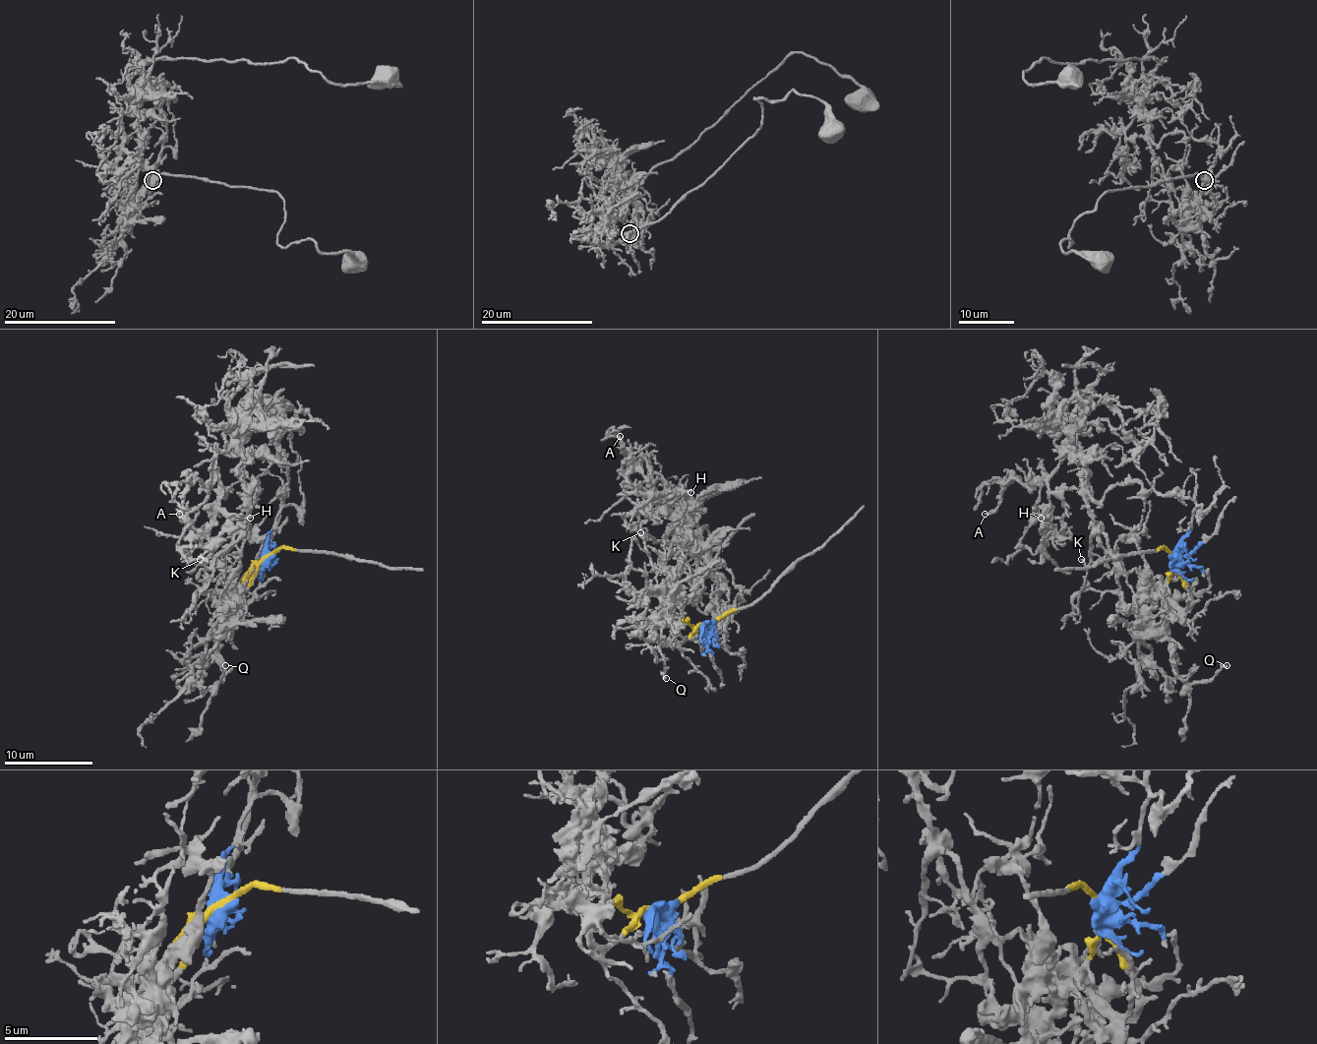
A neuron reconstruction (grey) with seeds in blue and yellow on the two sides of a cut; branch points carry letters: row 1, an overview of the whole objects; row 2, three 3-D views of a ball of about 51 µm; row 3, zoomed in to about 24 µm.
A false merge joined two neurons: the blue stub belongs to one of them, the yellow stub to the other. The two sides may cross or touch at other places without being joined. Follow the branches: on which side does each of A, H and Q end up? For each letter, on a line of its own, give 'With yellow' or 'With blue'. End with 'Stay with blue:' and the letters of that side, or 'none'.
A: With blue
H: With blue
Q: With yellow
Stay with blue: A, H

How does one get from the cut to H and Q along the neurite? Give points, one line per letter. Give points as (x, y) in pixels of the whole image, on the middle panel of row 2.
H: (706, 623), (722, 647), (729, 592), (708, 575), (708, 552), (688, 528), (658, 511), (673, 491), (690, 493)
Q: (706, 623), (690, 625), (682, 619), (665, 623), (660, 619), (660, 654), (667, 678)

